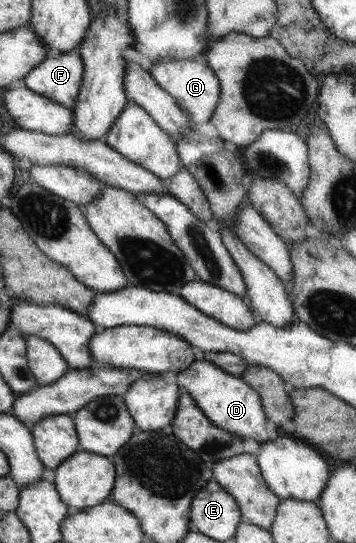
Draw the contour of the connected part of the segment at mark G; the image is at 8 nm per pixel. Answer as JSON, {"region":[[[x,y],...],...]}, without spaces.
{"region":[[[175,57],[156,63],[150,72],[156,81],[176,98],[177,105],[183,106],[184,112],[191,117],[194,125],[209,123],[215,115],[217,104],[220,103],[222,91],[219,78],[206,60]]]}

